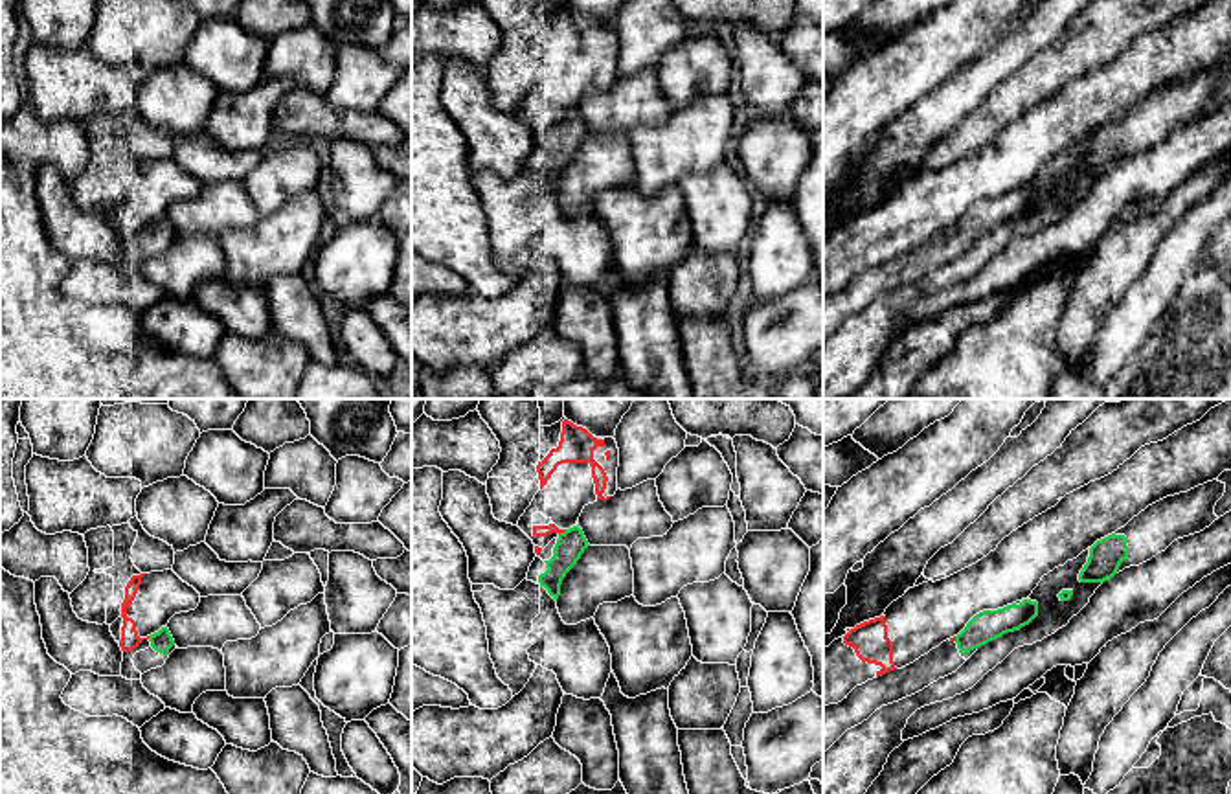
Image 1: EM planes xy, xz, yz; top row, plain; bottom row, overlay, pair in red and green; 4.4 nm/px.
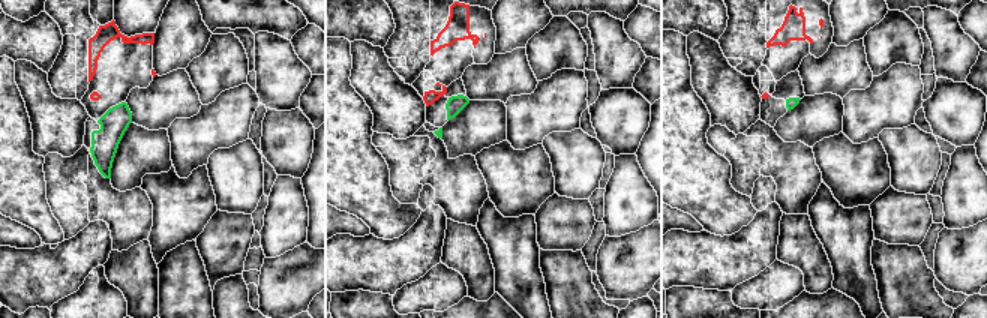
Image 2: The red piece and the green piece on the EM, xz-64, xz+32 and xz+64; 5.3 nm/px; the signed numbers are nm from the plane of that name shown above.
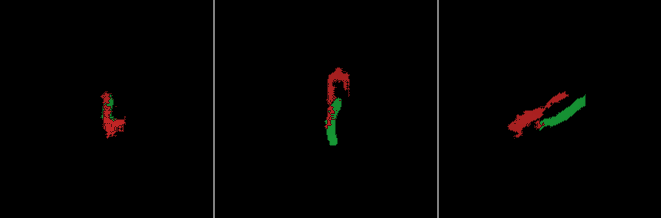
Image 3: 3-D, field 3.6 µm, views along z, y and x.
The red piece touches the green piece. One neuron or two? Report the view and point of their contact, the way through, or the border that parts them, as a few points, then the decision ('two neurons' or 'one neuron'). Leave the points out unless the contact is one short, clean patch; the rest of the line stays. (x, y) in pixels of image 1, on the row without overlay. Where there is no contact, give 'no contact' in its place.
contact xz (563, 120); two neurons

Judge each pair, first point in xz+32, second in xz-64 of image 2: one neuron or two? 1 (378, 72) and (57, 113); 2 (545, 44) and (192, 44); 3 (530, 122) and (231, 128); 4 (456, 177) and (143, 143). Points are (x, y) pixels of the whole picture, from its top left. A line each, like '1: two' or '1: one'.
1: one
2: two
3: one
4: two

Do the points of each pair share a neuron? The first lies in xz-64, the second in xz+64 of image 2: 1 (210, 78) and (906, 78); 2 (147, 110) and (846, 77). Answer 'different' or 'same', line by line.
1: different
2: same

